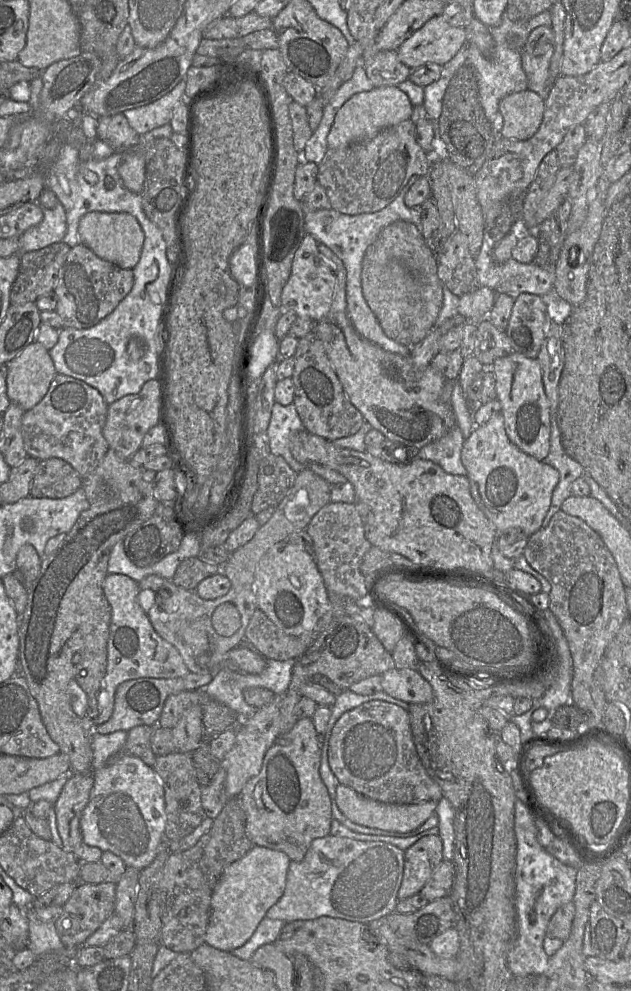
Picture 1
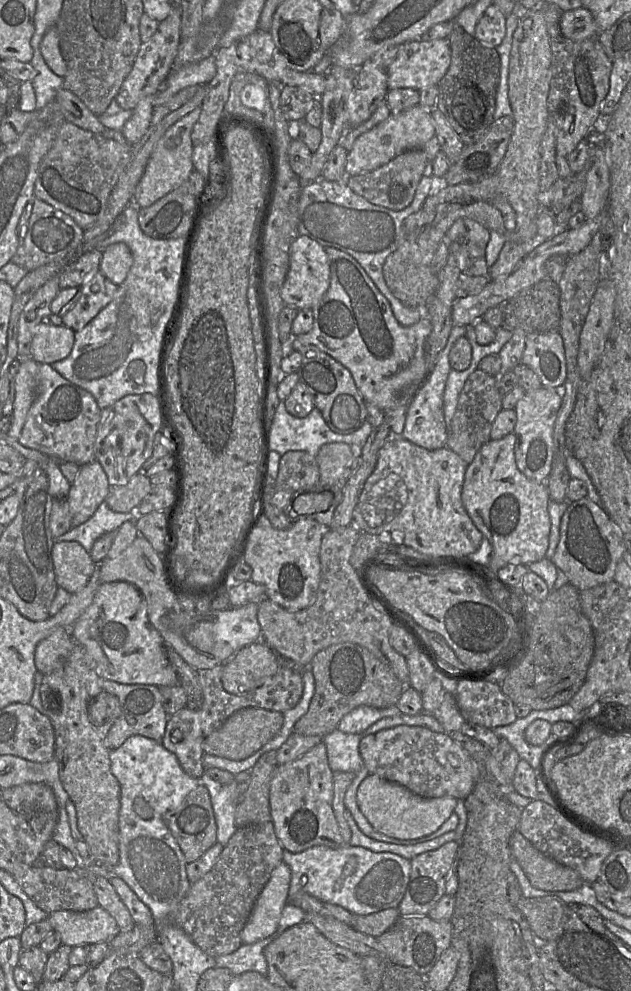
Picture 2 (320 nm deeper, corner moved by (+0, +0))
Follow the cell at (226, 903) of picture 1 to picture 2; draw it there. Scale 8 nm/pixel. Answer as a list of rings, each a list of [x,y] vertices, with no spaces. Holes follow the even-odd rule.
[[[282,861],[272,872],[257,897],[241,932],[243,944],[253,944],[271,936],[278,927],[281,912],[288,902],[291,872]]]

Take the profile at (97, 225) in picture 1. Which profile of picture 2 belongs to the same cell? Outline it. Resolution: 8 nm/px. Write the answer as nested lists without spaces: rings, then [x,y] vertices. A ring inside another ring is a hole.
[[[118,242],[109,245],[104,251],[100,271],[114,284],[121,285],[126,279],[134,258],[129,247]]]

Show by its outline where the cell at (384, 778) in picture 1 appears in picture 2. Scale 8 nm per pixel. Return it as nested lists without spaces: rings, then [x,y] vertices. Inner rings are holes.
[[[398,725],[366,735],[359,743],[359,752],[369,775],[375,774],[397,783],[422,798],[449,796],[456,800],[464,800],[480,777],[480,765],[451,738],[449,733],[437,733],[422,726]]]

